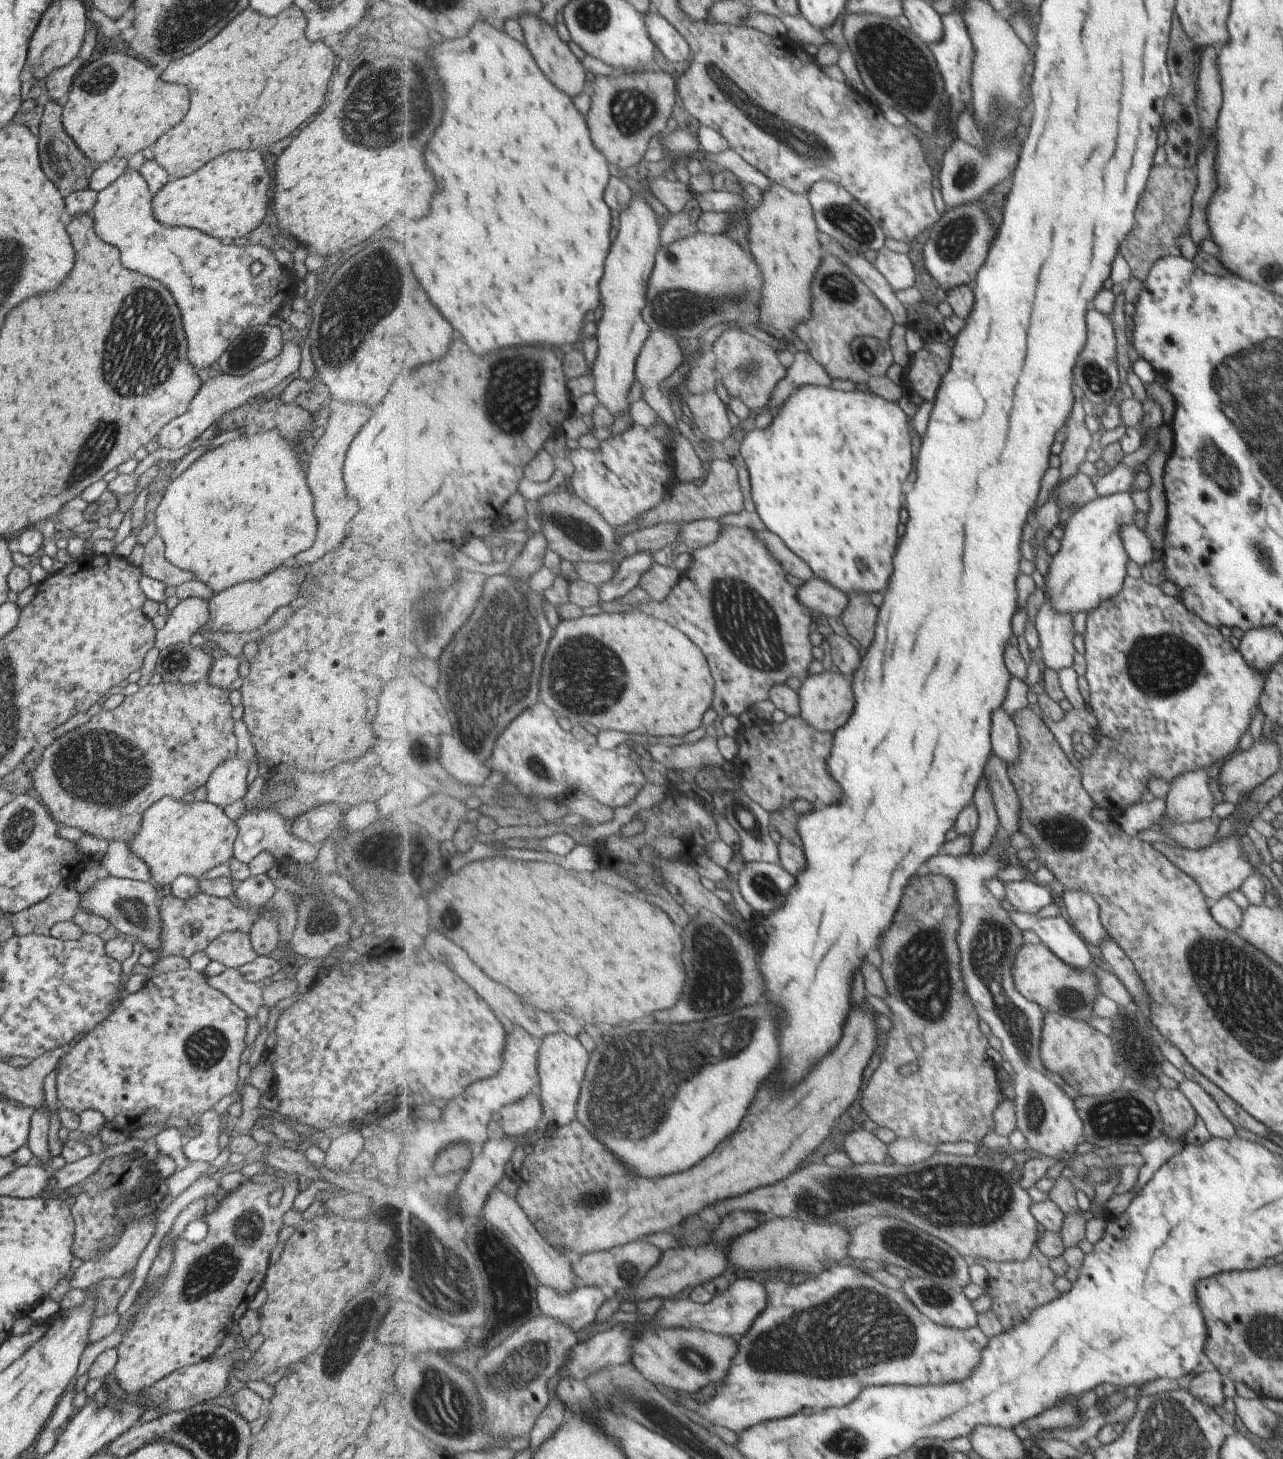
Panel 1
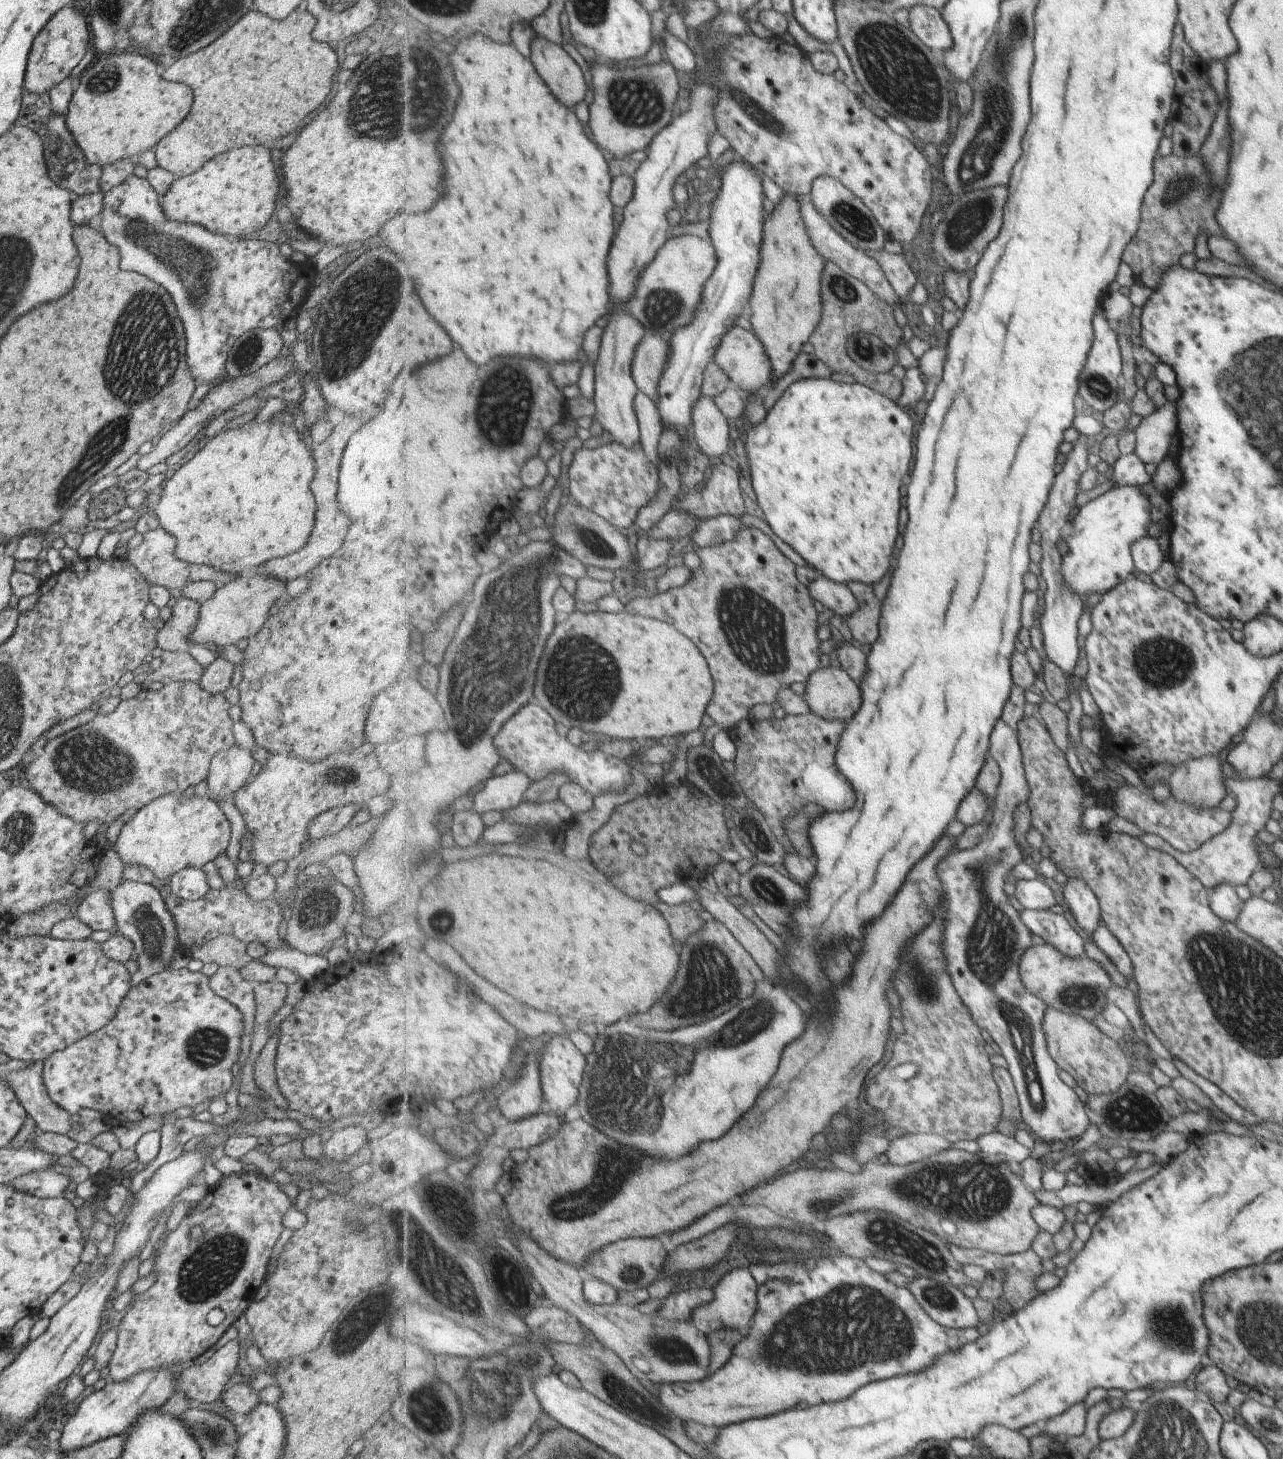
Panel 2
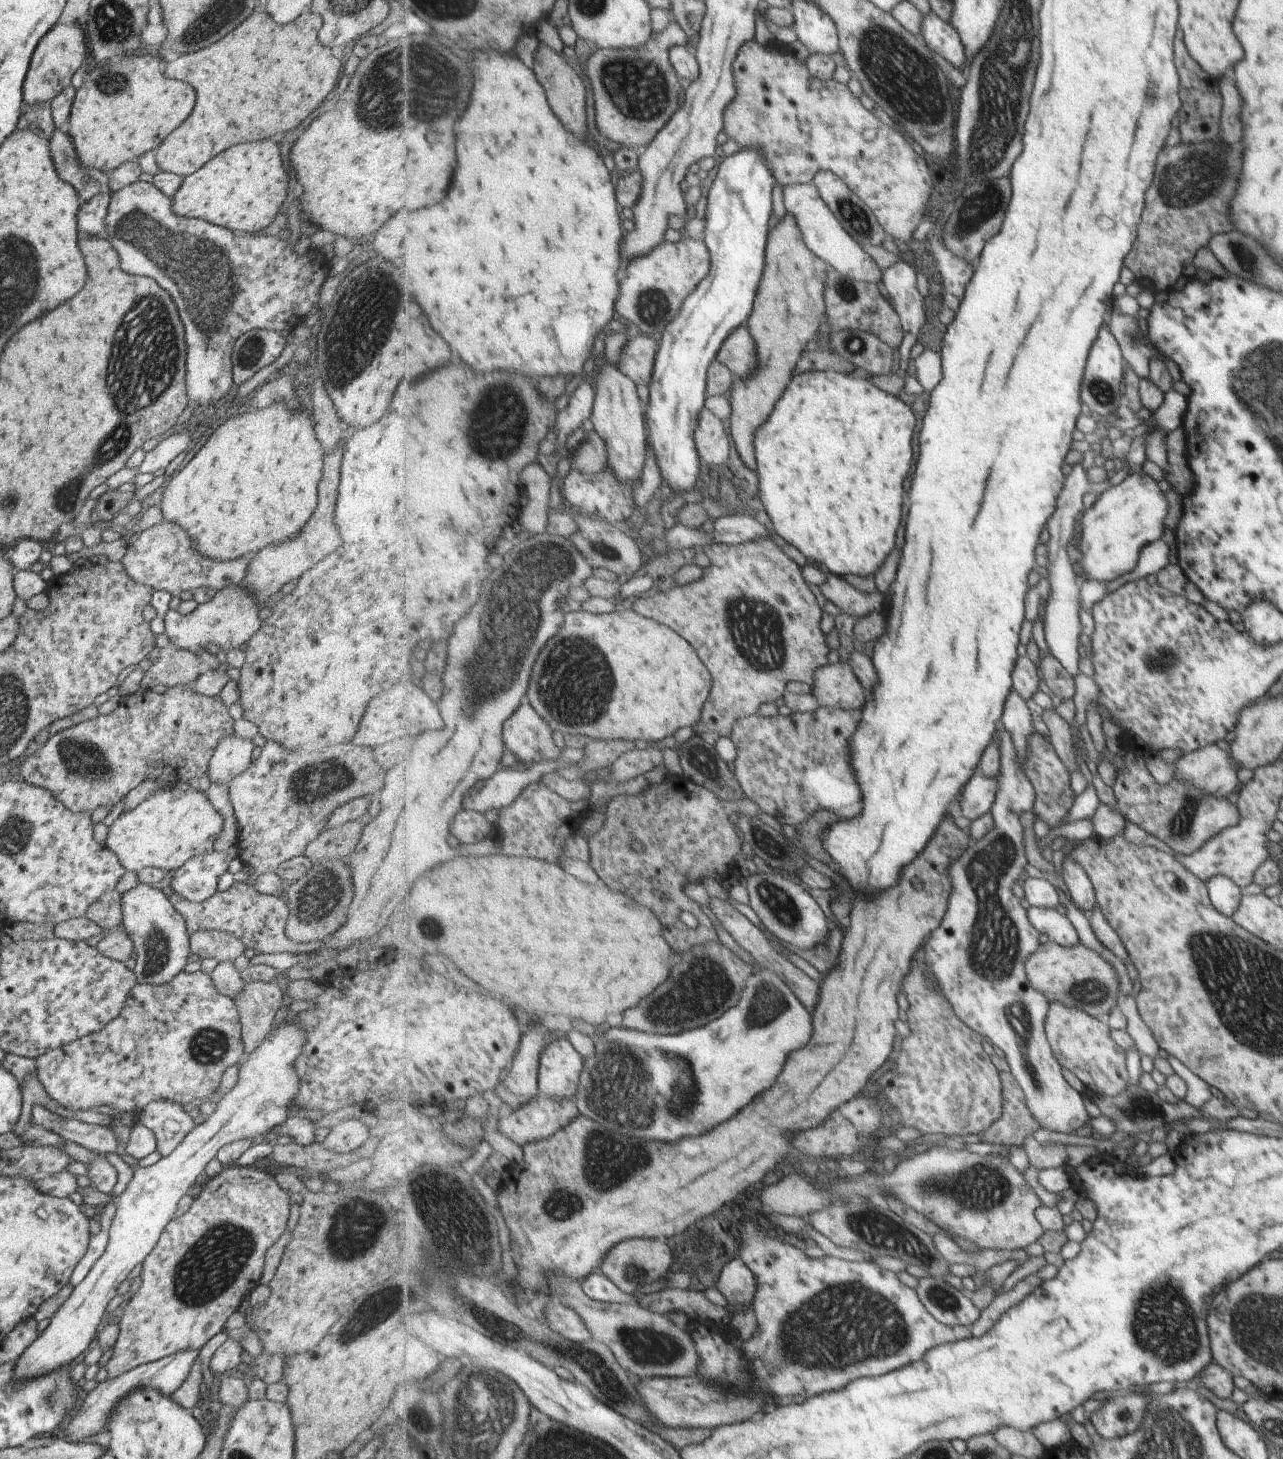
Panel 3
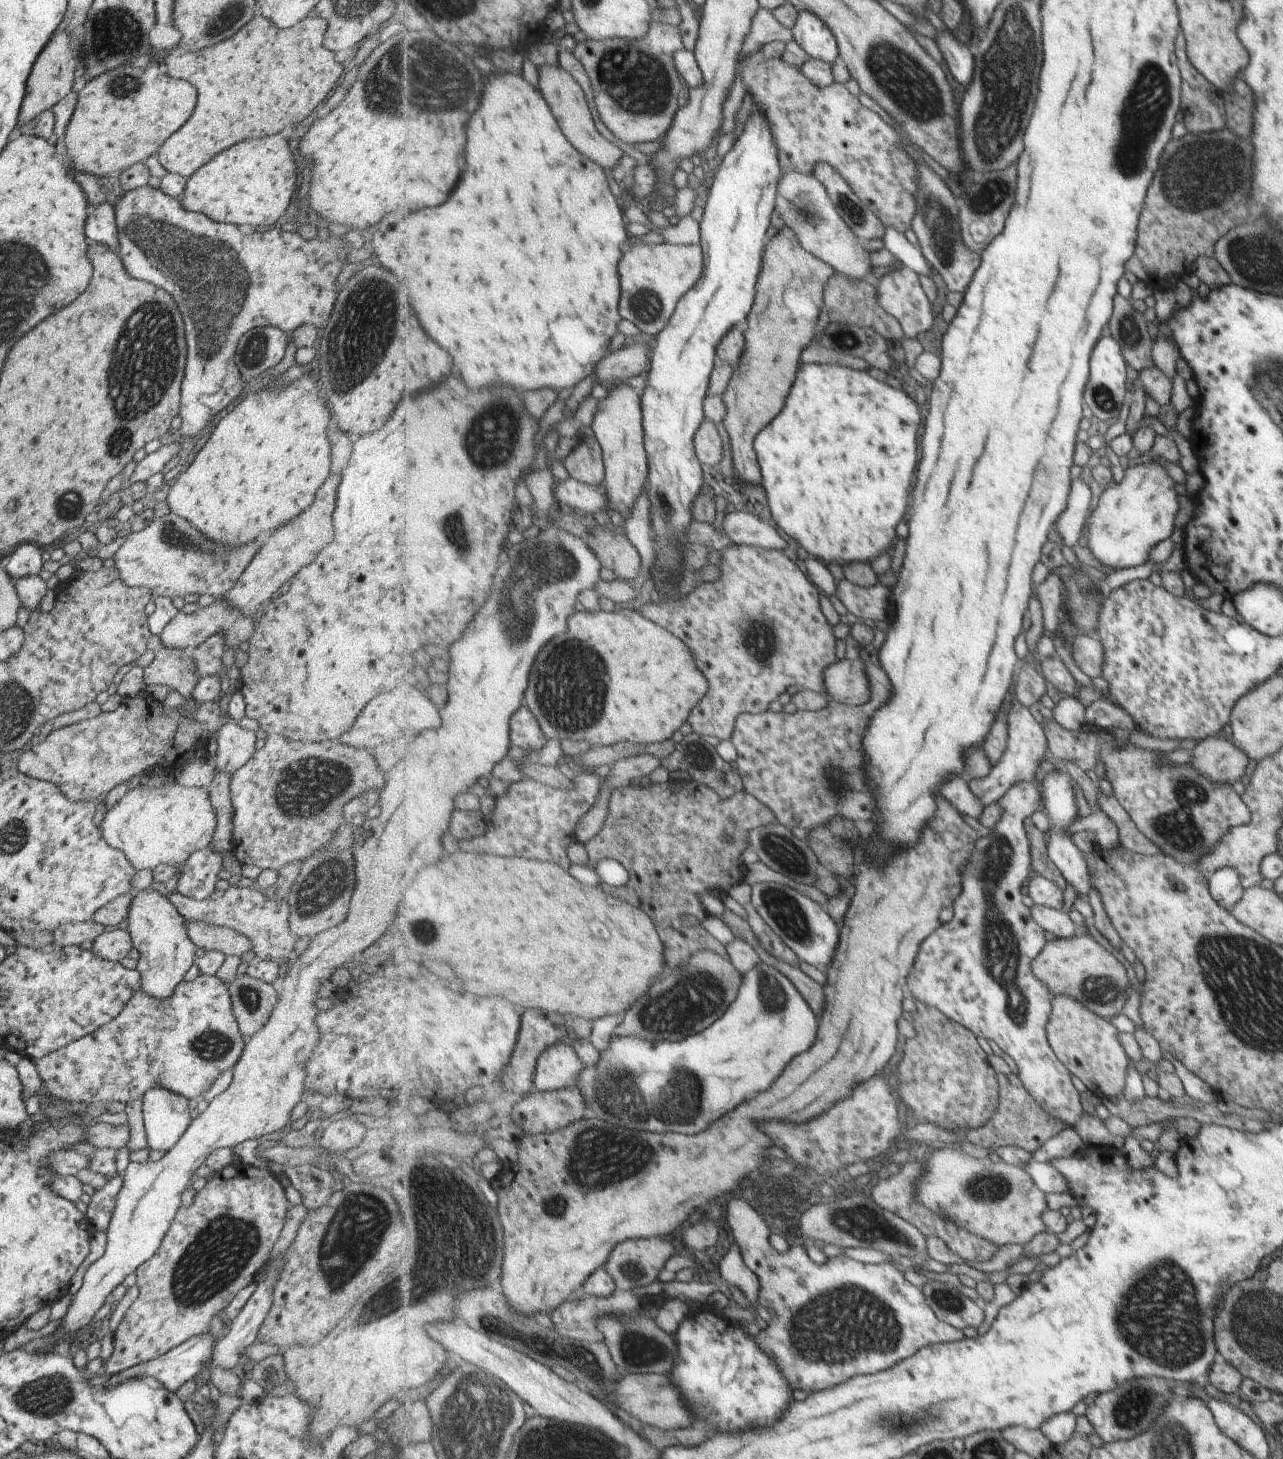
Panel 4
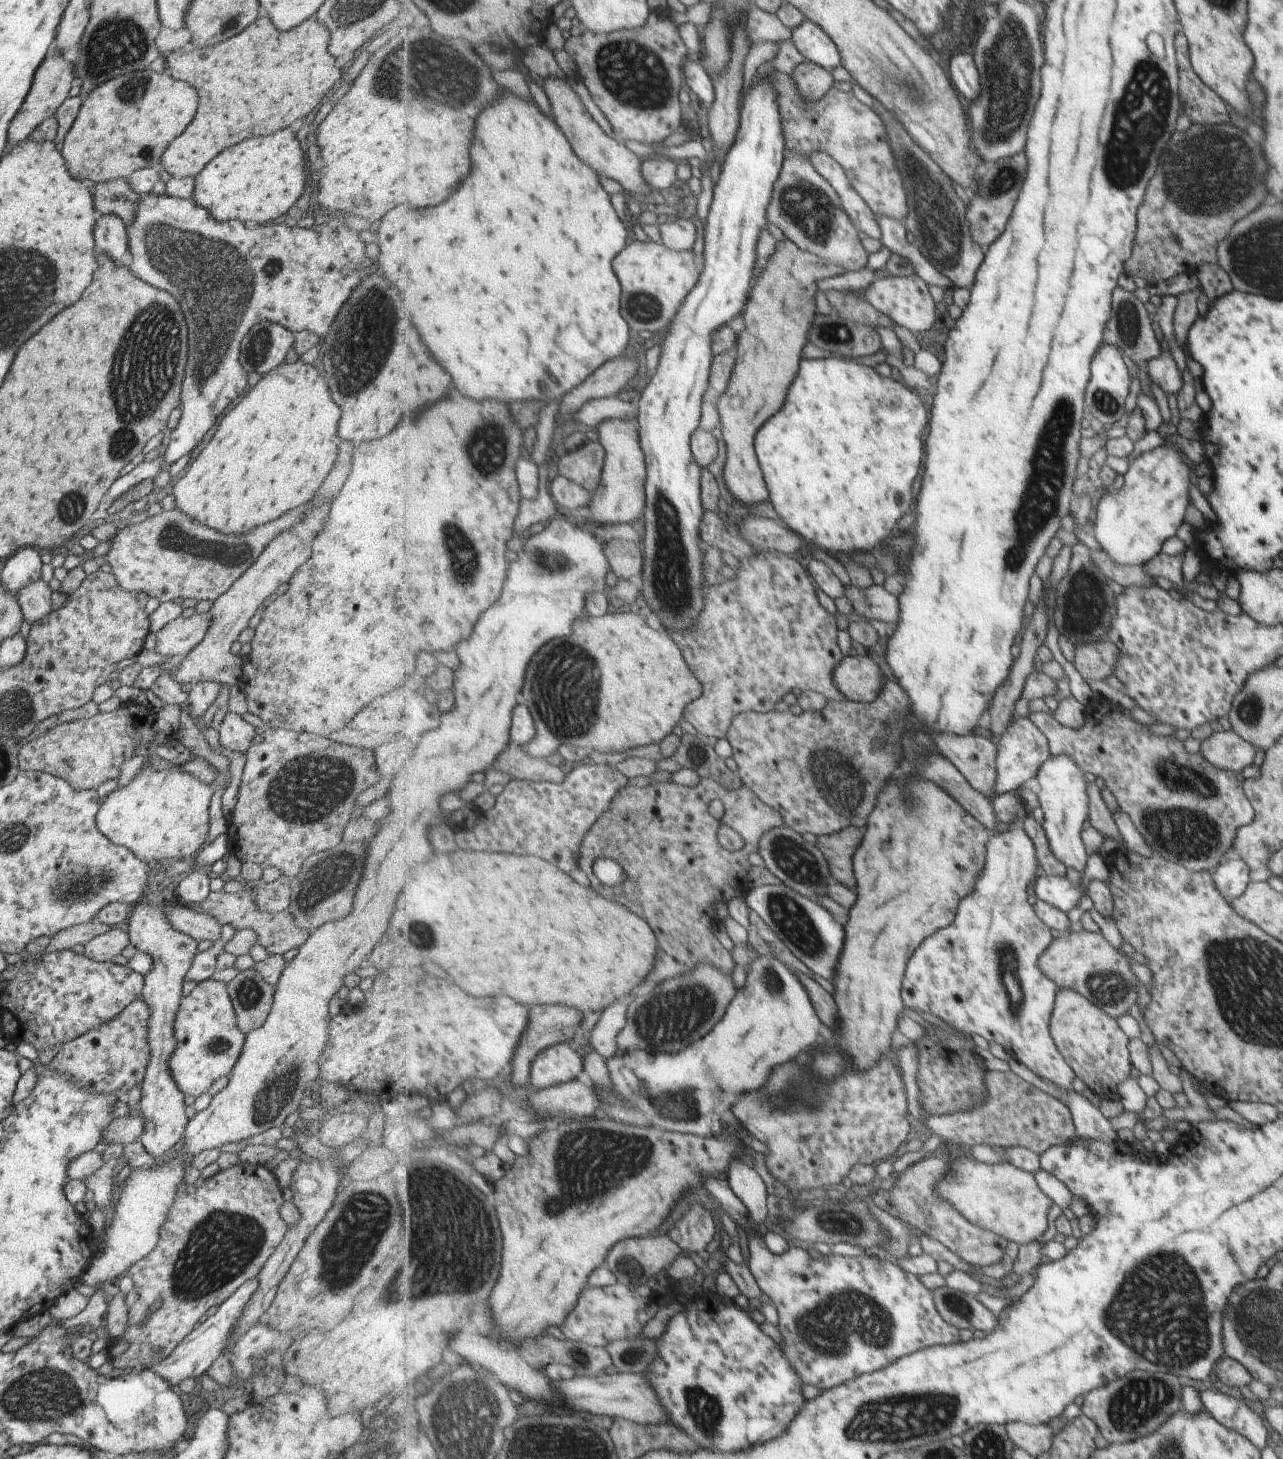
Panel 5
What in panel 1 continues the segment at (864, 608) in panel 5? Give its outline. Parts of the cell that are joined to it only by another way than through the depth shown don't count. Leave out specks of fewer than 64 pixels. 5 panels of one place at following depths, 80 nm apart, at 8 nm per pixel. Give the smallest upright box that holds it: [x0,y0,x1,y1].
[798,577,849,618]

